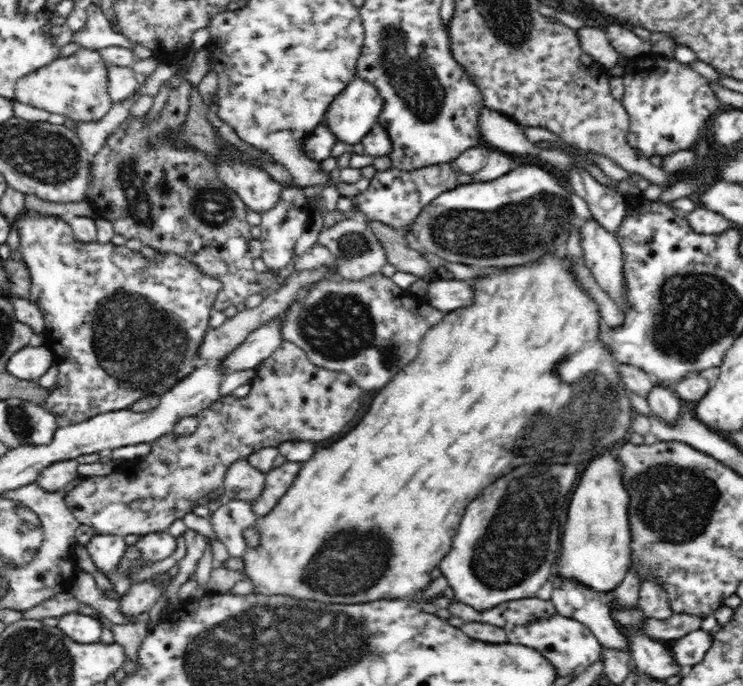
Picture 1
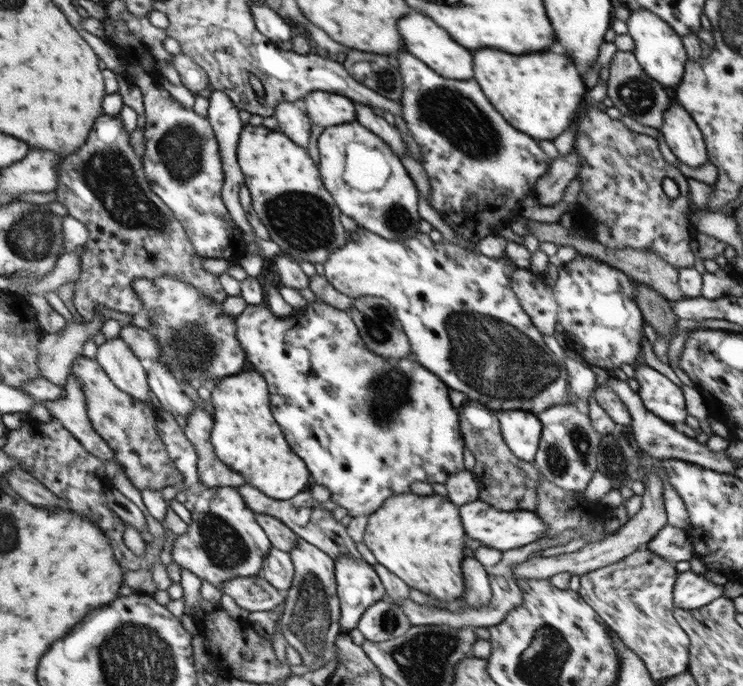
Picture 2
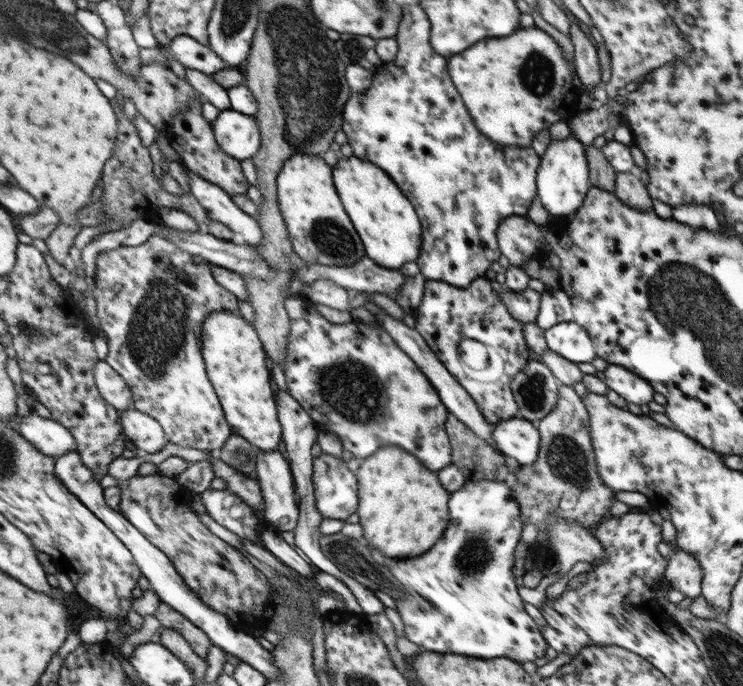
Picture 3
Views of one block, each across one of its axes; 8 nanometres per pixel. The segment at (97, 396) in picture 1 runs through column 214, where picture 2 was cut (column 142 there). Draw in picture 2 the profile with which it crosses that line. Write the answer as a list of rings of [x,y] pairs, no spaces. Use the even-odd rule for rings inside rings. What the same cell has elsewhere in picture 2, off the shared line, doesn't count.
[[[170,274],[156,276],[152,280],[137,279],[133,289],[138,299],[145,304],[146,313],[151,316],[157,330],[155,335],[161,346],[158,360],[173,372],[178,382],[187,380],[206,395],[218,380],[252,369],[236,340],[237,316],[222,315],[222,302],[214,302],[201,294],[199,288]]]

